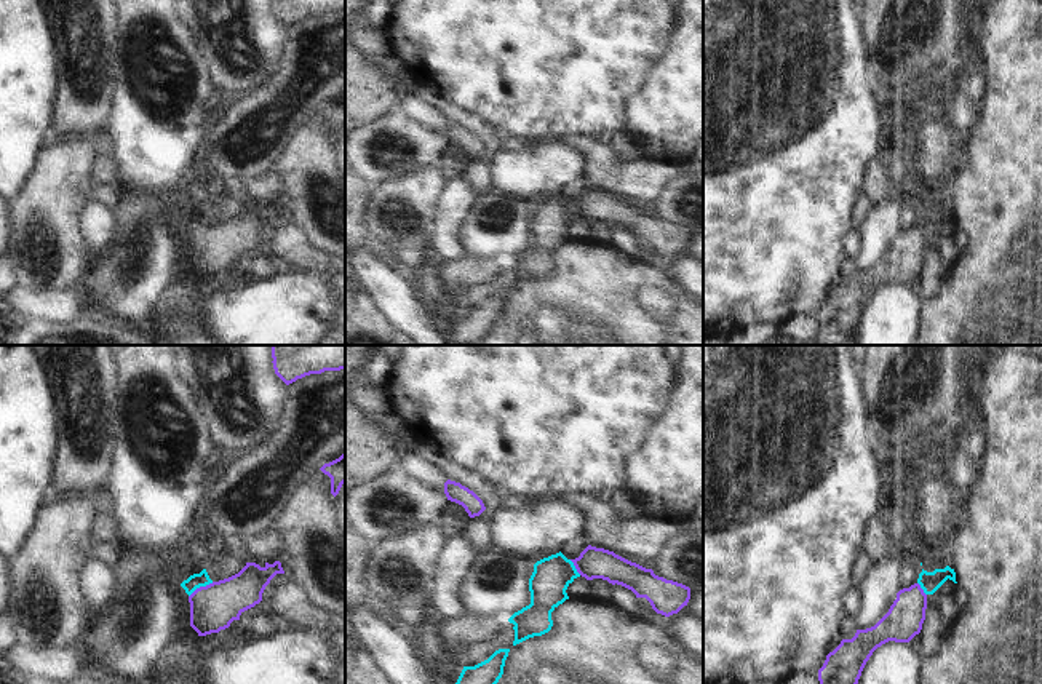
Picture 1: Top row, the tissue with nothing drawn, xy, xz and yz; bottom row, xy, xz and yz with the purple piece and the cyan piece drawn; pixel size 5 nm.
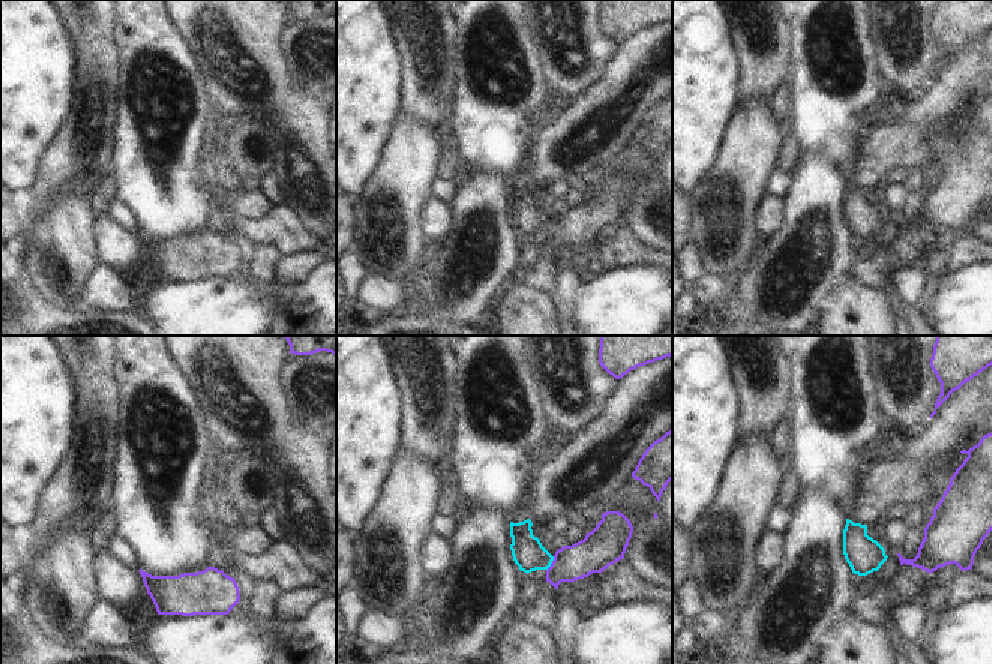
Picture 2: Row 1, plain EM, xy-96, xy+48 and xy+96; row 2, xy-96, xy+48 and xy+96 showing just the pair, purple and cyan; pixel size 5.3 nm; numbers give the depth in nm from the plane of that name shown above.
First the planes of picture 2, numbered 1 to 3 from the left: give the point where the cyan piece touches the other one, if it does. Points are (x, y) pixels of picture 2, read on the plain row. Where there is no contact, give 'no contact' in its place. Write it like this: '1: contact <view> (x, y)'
1: no contact
2: contact xy+48 (551, 228)
3: no contact

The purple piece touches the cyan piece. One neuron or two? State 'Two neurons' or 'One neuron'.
One neuron

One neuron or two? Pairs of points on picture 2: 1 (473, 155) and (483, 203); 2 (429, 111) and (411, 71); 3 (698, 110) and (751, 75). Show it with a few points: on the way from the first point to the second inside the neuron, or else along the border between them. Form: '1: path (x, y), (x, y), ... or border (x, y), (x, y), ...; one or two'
1: border (462, 170), (486, 171), (503, 179); two
2: path (428, 101), (426, 86), (422, 81); one
3: border (734, 50), (737, 57), (737, 99), (740, 102); two

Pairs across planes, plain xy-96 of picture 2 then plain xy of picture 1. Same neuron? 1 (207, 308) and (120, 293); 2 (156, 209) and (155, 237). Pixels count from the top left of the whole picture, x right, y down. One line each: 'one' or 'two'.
1: two
2: two

